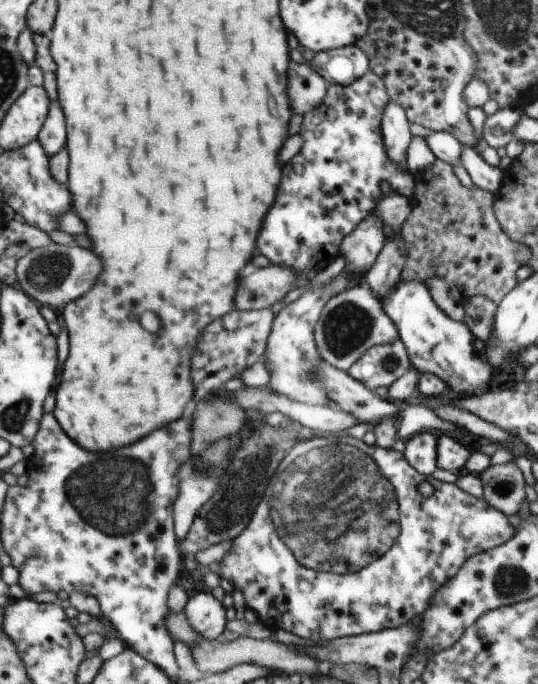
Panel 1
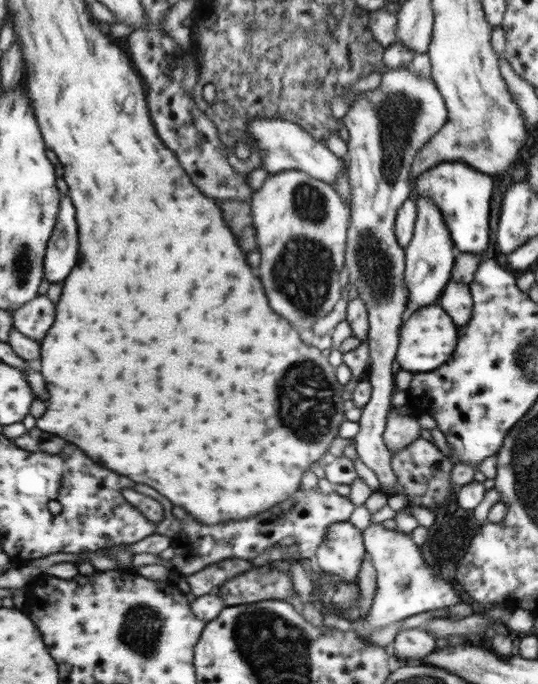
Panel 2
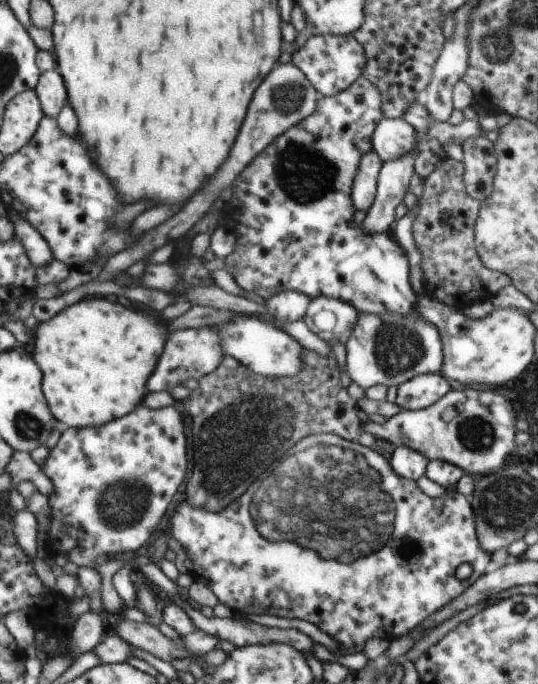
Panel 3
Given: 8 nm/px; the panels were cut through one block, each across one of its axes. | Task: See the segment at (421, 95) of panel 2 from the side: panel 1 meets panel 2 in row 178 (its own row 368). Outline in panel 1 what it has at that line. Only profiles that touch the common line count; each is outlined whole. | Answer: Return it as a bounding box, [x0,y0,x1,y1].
[347,339,413,392]

